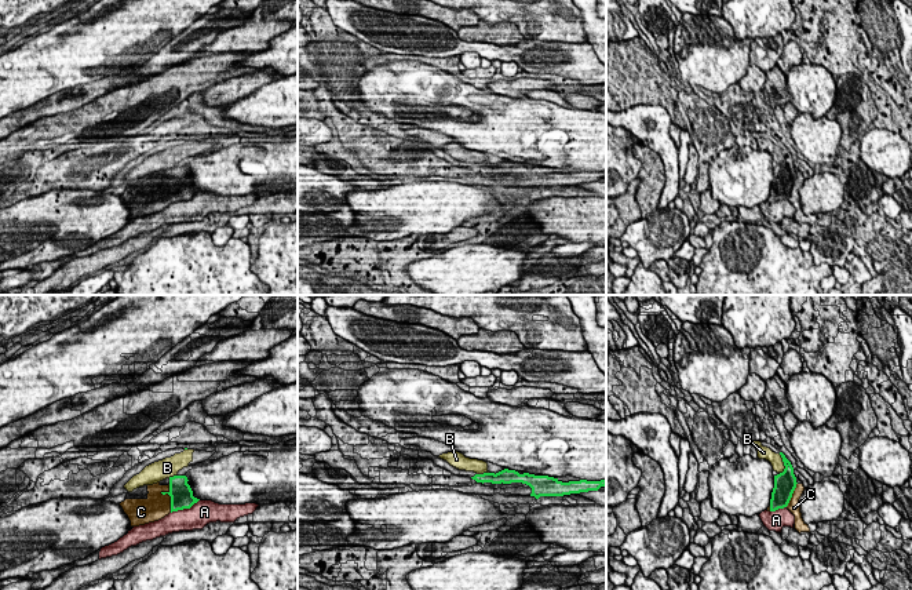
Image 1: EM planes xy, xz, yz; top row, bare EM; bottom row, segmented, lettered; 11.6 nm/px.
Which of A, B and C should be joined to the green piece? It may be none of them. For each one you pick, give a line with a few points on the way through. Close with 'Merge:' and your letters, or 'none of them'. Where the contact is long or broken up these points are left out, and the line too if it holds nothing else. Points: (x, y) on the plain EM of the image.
Merge: C

